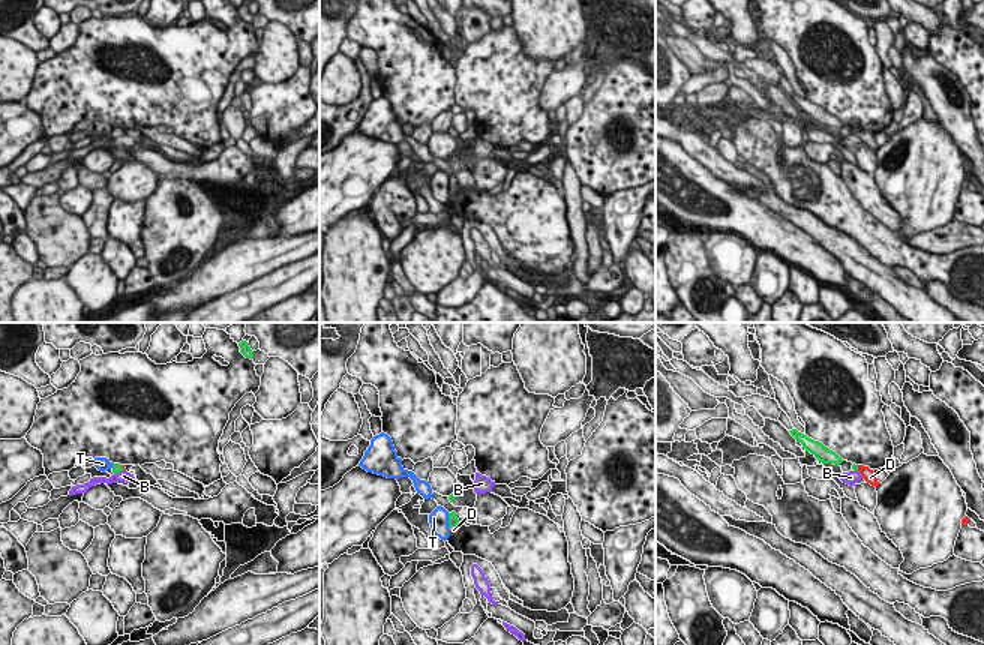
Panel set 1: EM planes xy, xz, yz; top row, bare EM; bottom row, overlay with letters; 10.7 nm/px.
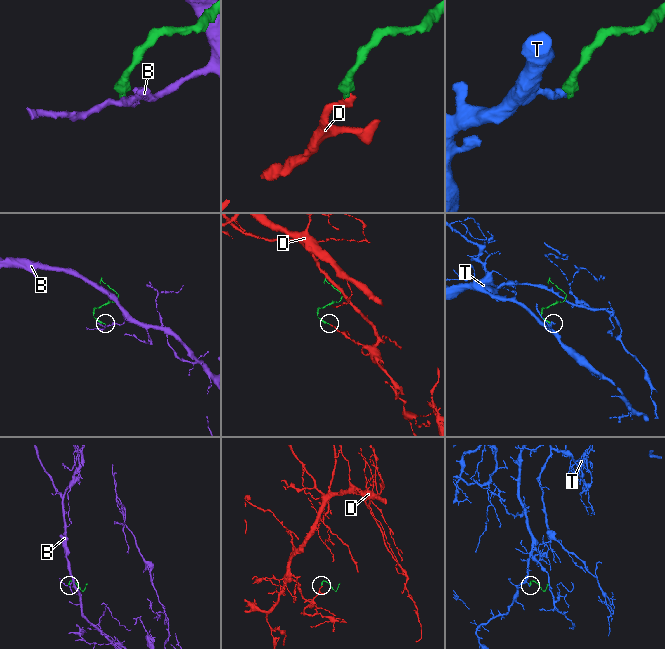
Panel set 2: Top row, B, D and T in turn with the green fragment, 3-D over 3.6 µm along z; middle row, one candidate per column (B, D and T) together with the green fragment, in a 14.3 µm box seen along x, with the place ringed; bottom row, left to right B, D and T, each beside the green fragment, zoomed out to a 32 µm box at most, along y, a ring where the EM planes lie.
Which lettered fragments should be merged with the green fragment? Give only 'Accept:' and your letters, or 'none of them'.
Accept: D

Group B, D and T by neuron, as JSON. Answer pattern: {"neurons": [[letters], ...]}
{"neurons": [["B"], ["D"], ["T"]]}

